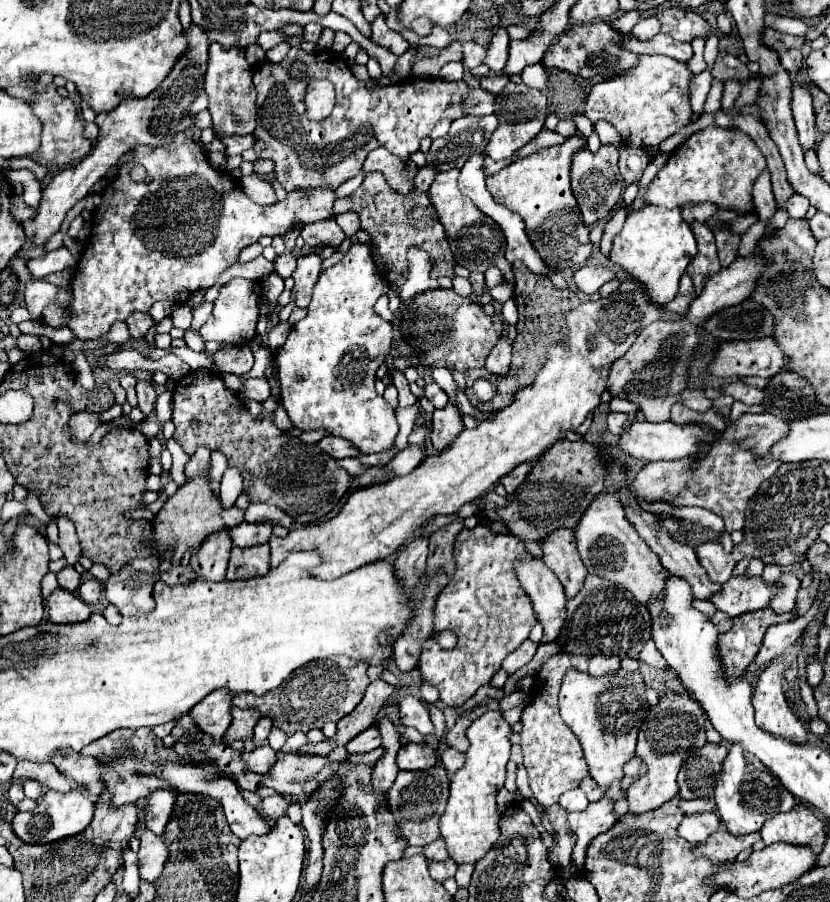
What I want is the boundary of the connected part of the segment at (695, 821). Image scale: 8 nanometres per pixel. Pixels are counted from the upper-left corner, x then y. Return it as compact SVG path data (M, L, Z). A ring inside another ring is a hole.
M716 812L692 814L682 820L678 834L684 840L688 840L690 844L704 844L704 840L708 840L710 832L716 832L718 826L720 826L720 822L718 822Z

